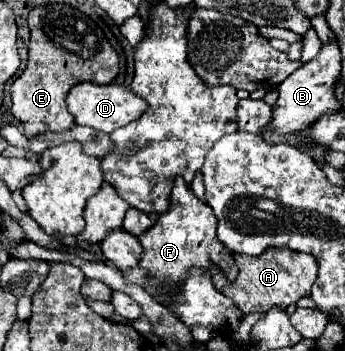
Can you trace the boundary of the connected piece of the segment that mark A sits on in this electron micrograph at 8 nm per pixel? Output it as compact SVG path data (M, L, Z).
M270 248L268 252L264 252L258 258L252 256L236 256L236 264L240 268L240 274L234 282L228 282L228 278L224 274L216 270L212 270L212 280L214 286L228 296L234 304L238 304L238 308L244 314L254 314L254 312L268 312L270 308L288 308L290 304L296 304L302 296L310 296L310 288L316 282L318 276L318 262L314 256L310 254L300 254L294 250L278 250L278 248Z

